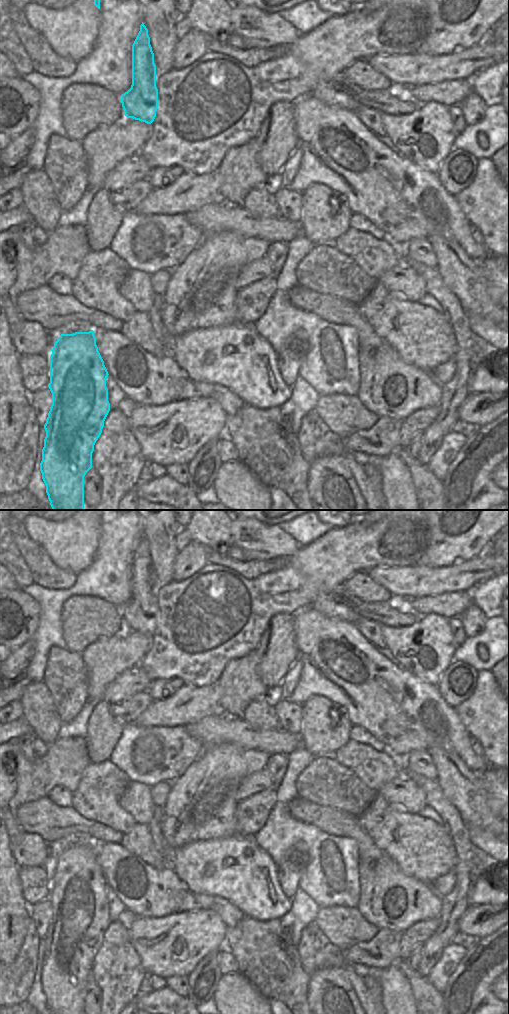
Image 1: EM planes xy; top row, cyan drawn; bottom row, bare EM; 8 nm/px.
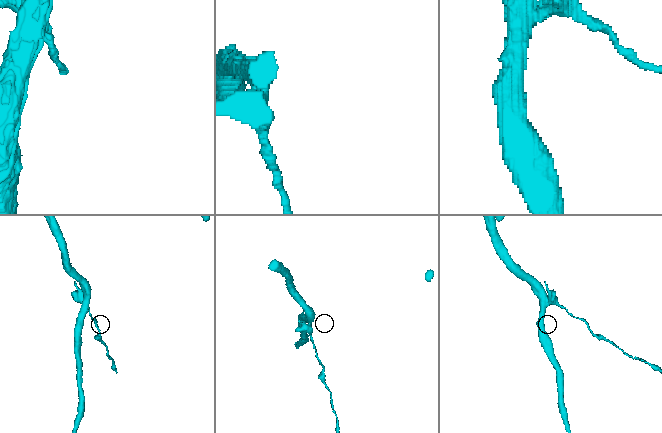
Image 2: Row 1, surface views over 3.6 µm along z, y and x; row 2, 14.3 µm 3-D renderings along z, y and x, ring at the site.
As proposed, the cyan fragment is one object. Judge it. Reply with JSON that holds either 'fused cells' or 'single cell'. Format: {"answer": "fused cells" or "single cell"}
{"answer": "fused cells"}

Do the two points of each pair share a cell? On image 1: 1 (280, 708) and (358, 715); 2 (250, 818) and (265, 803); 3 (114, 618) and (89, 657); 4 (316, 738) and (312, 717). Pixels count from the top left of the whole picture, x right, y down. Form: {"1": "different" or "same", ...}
{"1": "different", "2": "same", "3": "different", "4": "same"}

